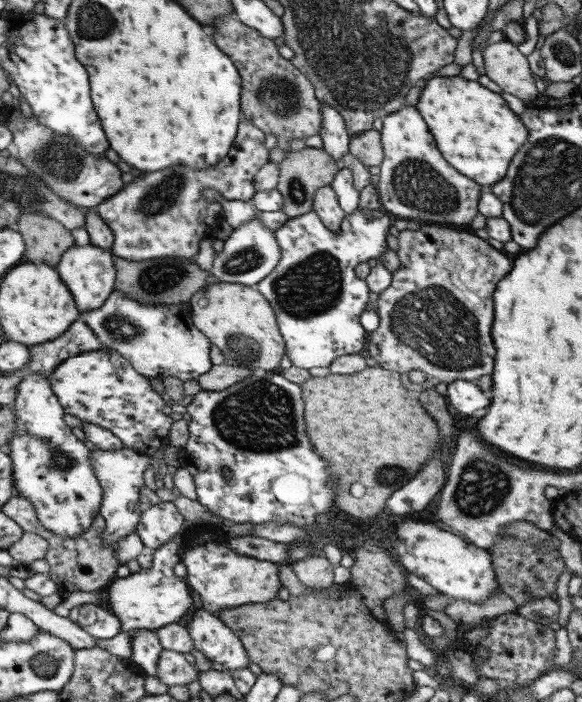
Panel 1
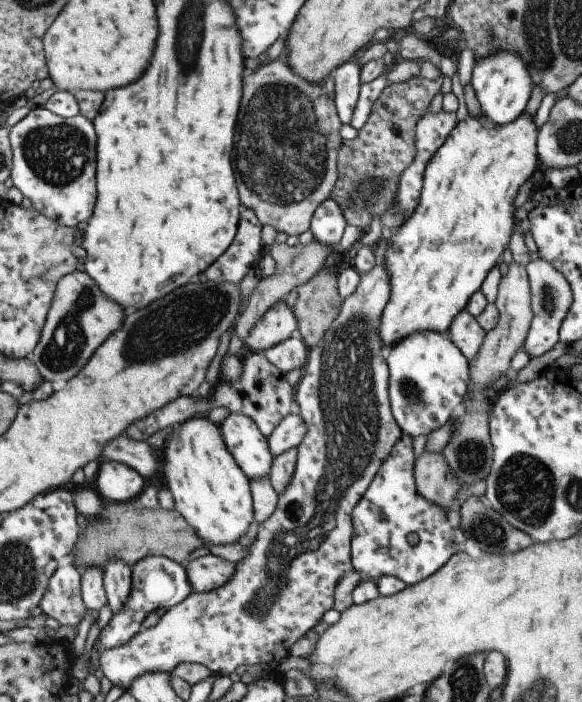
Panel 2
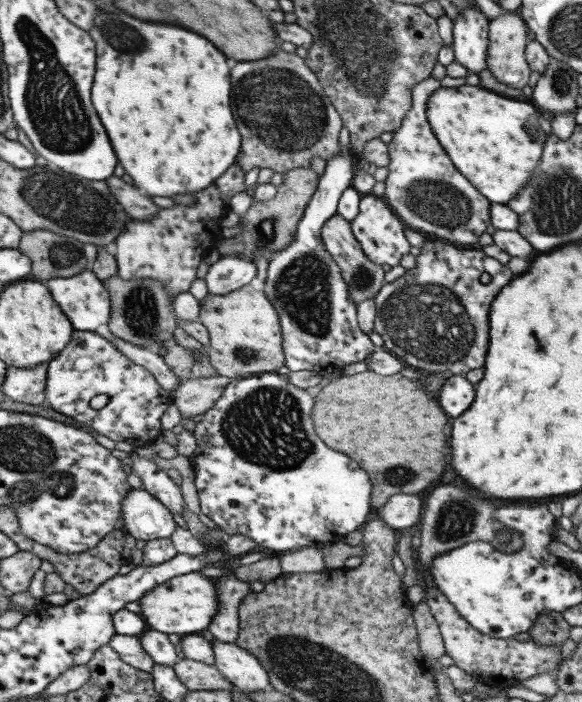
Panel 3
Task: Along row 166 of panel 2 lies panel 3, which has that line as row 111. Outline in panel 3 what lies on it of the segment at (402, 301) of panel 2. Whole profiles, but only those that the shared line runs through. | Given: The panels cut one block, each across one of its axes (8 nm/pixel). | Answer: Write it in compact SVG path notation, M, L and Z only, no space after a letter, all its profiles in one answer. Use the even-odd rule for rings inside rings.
M461 85L458 87L439 87L428 96L428 125L442 146L453 166L476 188L487 200L506 205L509 199L516 197L516 192L528 181L536 167L545 134L537 123L539 111L530 101L509 98L494 93L479 85Z

